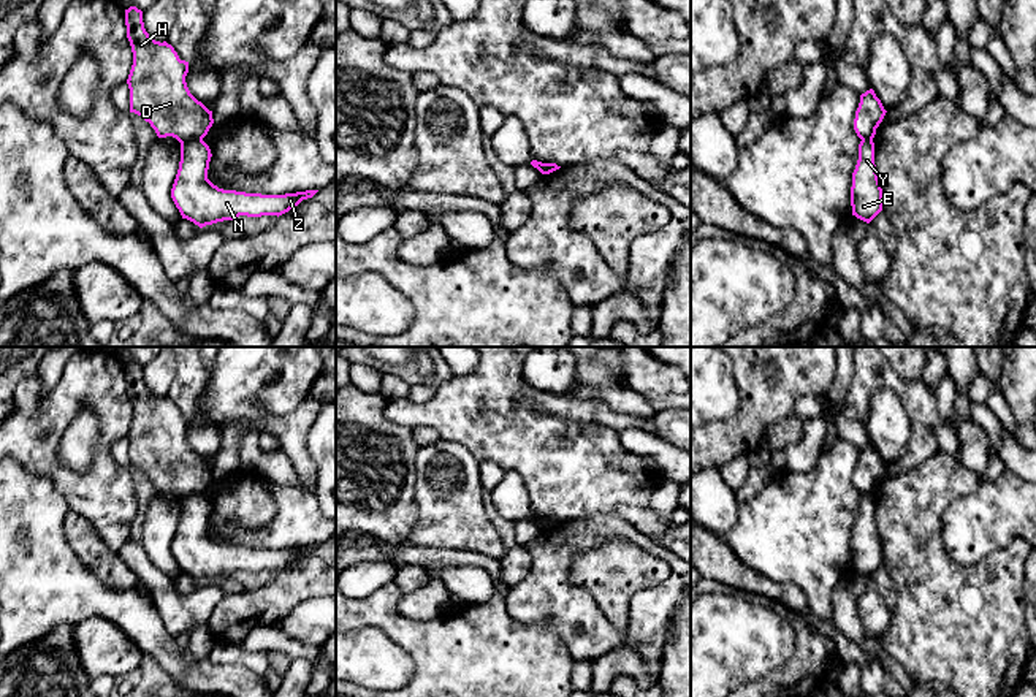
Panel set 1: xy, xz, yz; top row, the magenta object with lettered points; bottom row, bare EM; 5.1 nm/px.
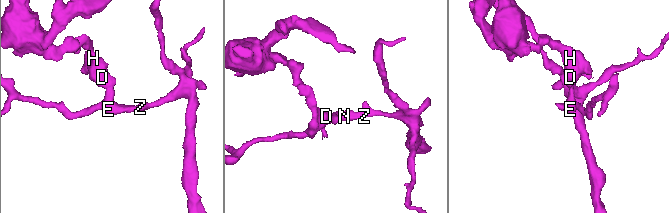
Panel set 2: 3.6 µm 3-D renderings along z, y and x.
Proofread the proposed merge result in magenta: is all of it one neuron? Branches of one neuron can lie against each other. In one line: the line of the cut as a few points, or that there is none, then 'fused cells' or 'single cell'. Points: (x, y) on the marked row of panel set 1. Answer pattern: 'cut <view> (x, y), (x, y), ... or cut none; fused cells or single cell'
cut xy (201, 137), (181, 143); fused cells

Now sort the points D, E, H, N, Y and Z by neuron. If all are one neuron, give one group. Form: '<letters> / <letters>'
D H / E N Y Z

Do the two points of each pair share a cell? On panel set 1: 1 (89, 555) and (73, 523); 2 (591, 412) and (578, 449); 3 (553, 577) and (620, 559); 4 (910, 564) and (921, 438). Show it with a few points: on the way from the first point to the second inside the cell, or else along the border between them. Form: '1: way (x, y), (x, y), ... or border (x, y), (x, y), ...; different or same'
1: way (89, 547), (78, 531); same
2: border (552, 414), (586, 425); different
3: border (590, 547), (575, 556), (567, 578), (594, 599); different
4: border (938, 450), (917, 464), (884, 480); different

